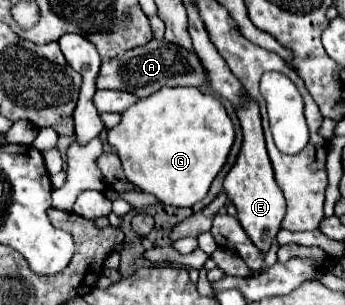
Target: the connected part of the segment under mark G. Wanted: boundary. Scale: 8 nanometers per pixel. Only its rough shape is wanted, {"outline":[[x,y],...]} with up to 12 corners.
{"outline":[[173,87],[107,141],[125,177],[191,207],[235,129],[217,97]]}

